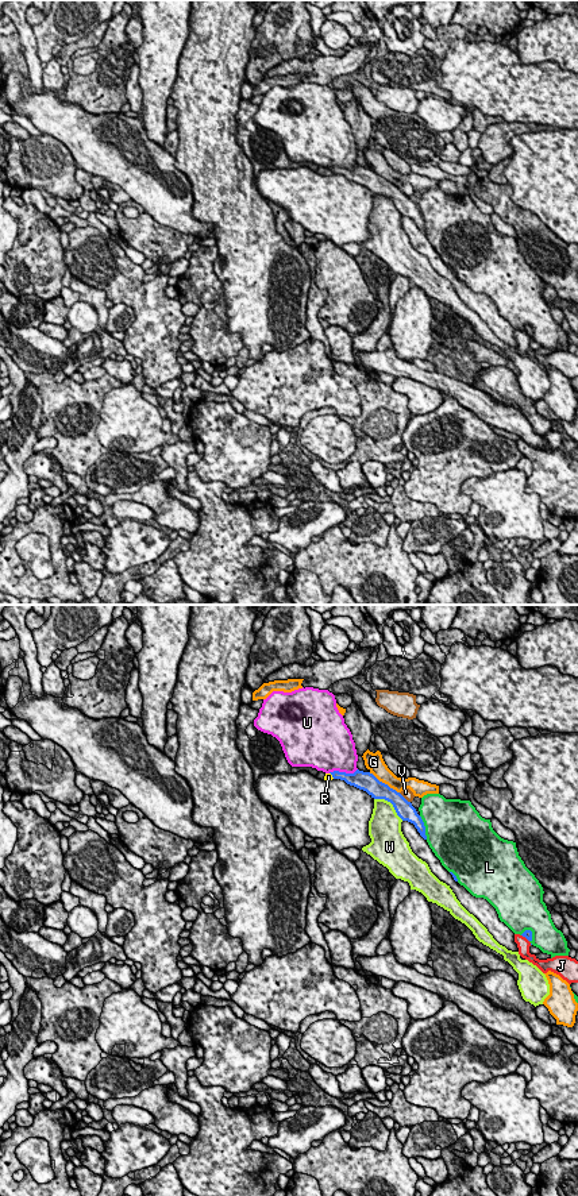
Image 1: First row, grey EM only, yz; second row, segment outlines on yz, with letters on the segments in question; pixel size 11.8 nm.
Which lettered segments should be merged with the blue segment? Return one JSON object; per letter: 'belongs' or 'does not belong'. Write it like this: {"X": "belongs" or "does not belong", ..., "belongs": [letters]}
{"G": "does not belong", "J": "does not belong", "L": "does not belong", "R": "does not belong", "U": "does not belong", "V": "does not belong", "W": "does not belong", "belongs": []}

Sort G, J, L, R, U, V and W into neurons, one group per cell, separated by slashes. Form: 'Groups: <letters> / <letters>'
Groups: G / J / L / R / U / V / W

